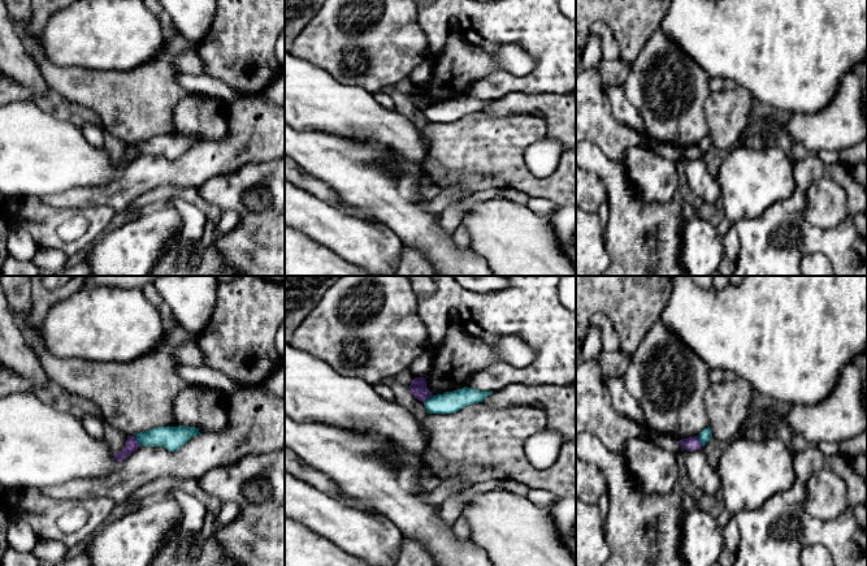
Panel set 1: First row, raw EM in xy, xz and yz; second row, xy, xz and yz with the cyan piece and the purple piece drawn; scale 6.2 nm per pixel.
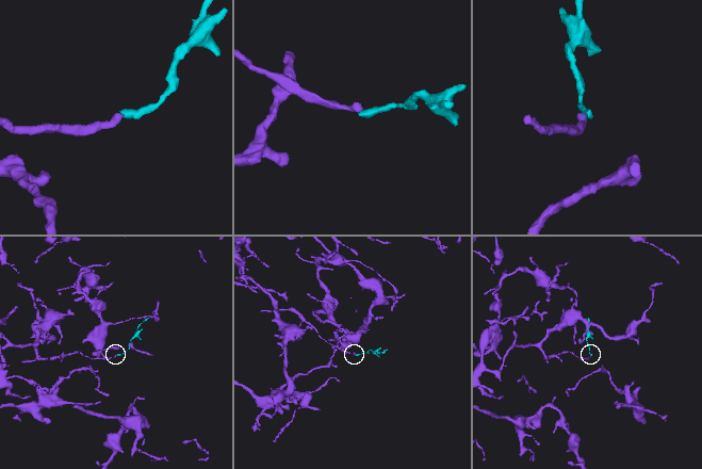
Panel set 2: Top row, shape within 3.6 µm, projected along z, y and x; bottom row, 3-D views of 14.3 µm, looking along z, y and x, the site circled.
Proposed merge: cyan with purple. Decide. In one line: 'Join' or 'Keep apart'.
Keep apart

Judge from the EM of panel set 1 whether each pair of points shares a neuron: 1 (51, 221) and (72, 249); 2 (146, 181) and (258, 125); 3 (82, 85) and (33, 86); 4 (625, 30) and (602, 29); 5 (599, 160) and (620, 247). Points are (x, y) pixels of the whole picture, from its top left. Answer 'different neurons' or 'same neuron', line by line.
1: same neuron
2: same neuron
3: different neurons
4: different neurons
5: same neuron

